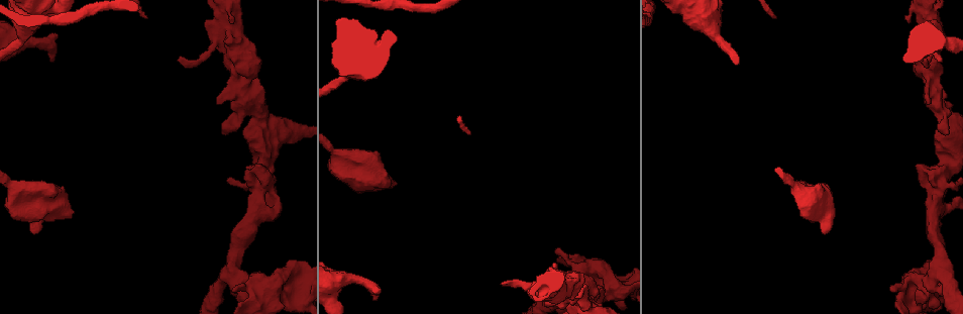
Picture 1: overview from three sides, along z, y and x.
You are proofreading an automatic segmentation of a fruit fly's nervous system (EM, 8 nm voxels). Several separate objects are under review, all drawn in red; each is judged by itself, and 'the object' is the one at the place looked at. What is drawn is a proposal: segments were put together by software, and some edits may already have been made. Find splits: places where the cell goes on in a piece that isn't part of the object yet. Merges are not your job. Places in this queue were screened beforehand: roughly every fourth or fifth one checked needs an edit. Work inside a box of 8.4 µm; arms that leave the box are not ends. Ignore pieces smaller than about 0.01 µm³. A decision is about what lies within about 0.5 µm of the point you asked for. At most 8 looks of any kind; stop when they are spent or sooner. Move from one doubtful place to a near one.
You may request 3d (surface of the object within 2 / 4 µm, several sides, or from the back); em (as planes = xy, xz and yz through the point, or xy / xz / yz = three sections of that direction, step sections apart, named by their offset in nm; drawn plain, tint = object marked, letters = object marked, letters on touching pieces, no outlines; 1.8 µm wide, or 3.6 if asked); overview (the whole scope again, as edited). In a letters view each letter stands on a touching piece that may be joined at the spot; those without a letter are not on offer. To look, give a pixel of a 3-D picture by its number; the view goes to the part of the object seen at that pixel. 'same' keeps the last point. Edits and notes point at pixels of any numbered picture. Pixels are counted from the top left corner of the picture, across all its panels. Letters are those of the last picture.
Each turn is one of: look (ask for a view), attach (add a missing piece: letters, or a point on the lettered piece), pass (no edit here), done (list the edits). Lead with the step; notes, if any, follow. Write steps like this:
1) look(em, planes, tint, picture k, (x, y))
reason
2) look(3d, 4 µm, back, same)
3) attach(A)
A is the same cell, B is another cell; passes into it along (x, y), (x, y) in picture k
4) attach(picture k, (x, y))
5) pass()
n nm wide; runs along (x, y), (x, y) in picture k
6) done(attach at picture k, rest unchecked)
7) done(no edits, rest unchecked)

look(em, xy, step 8, plain, picture 1, (49, 61))
branch stops here

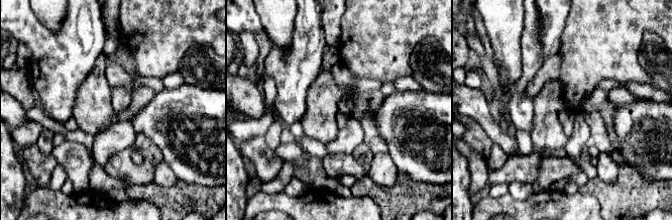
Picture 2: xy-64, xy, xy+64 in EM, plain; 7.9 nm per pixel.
look(em, xy, step 8, tint, same)
with the object marked

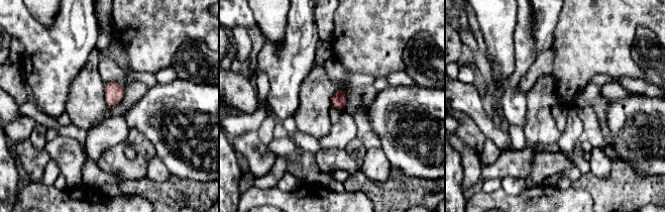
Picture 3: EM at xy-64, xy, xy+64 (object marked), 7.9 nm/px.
look(em, xy, step 8, letters, same)
what lies round it

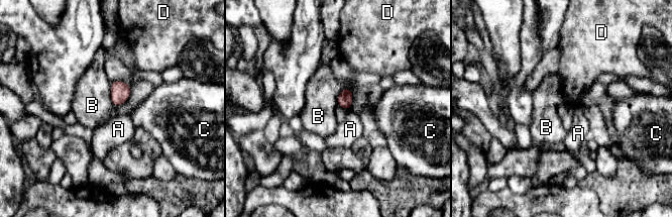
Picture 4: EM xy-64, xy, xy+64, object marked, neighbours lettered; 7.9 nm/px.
pass()
A, B, C and D are other cells; border along (110, 82), (110, 101), (114, 106) in picture 4; no lettered piece goes on from it

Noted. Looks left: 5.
look(3d, 4 µm, picture 1, (73, 212))
free end

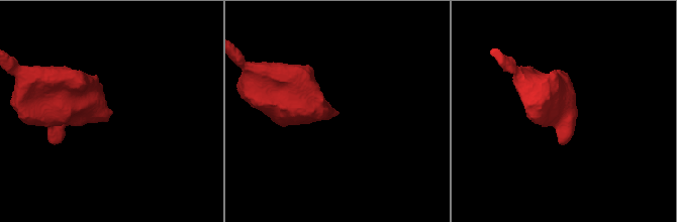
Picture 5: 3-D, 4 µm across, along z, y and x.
look(em, 3.6 µm, planes, letters, picture 5, (109, 111))

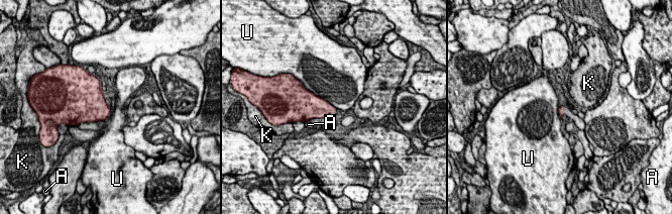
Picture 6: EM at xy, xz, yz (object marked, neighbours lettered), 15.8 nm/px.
pass()
U touches over 600 nm; A, K and U are other cells; no lettered piece goes on from it

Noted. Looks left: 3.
look(em, planes, letters, picture 1, (554, 252))

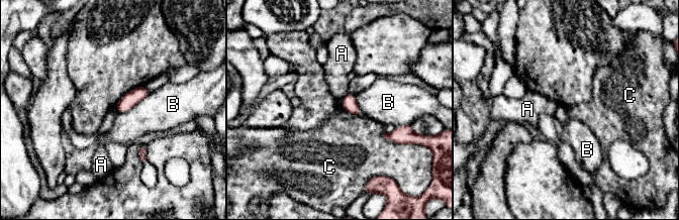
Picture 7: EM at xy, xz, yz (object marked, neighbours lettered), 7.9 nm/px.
pass()
A, B and C are other cells; border along (382, 131), (388, 141), (399, 144) in picture 7; no lettered piece goes on from it

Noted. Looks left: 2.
look(em, planes, letters, picture 1, (261, 187))
two arms at a narrow angle

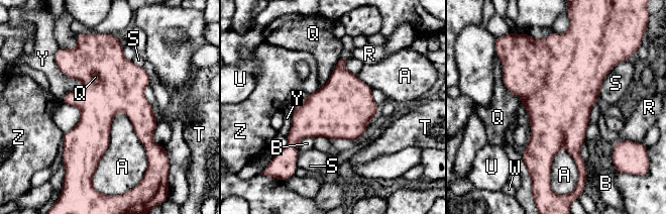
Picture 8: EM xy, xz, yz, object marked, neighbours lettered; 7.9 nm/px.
pass()
A, B, Q, R, S, T, U, W, Y and Z are other cells; border along (122, 110), (93, 174) in picture 8; no lettered piece goes on from it

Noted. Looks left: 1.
done(no edits, rest unchecked)

